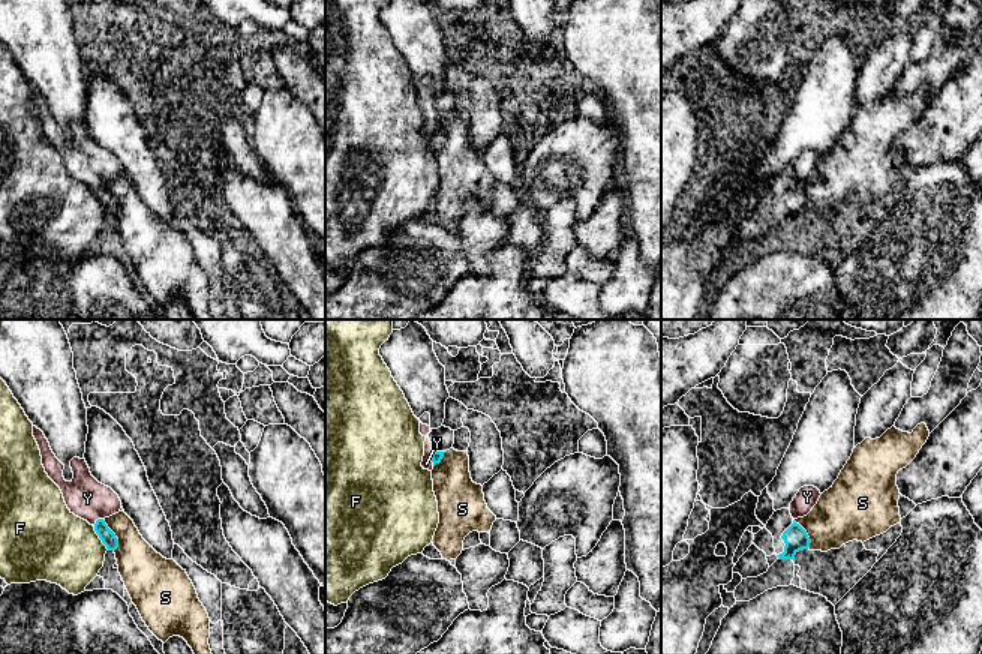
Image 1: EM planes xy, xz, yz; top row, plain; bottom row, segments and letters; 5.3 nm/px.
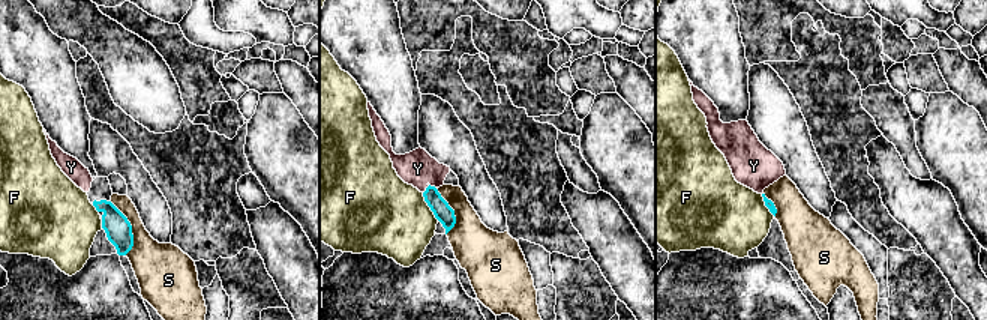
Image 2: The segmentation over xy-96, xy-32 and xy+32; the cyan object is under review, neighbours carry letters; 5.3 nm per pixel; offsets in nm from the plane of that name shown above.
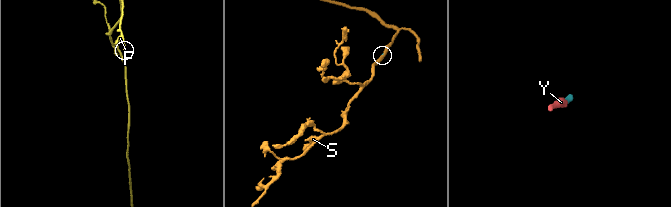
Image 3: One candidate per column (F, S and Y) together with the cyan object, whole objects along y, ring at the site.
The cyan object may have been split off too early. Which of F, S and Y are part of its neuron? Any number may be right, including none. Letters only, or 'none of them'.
Y

